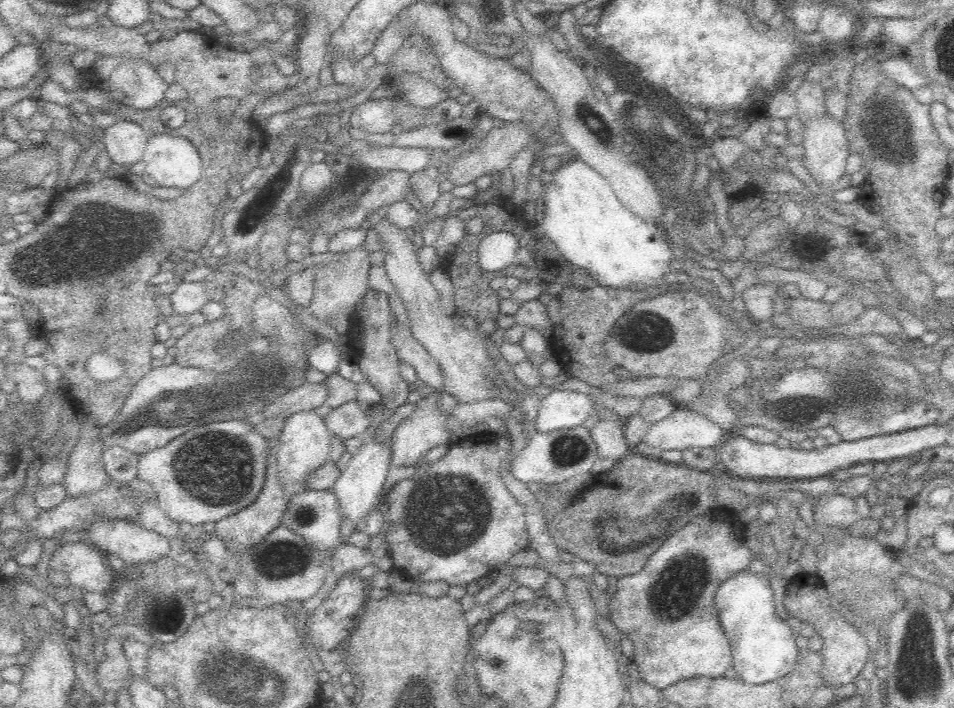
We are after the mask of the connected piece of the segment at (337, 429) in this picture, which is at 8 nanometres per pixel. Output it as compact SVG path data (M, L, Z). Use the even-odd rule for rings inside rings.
M356 399L331 409L323 420L327 430L342 441L358 437L371 424L370 417L360 410Z

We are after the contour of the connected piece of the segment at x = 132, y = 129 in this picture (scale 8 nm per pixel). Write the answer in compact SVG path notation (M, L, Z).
M116 121L103 130L103 152L119 165L130 166L141 160L149 134L132 121Z

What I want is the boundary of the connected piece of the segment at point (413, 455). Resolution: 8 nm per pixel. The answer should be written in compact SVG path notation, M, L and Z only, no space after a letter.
M436 391L428 397L422 397L417 403L414 412L406 418L393 433L391 440L392 457L391 467L402 469L403 467L418 466L423 461L424 456L433 448L450 444L451 433L448 430L448 414L440 409L441 394Z

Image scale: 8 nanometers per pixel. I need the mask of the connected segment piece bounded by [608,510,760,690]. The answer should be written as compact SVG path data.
M713 512L696 516L682 528L673 532L649 556L642 571L618 579L617 589L609 600L608 620L618 628L618 632L632 640L634 649L629 663L636 665L640 680L664 690L679 680L694 676L724 676L730 668L730 642L722 632L718 610L714 606L714 596L720 584L746 571L756 558L759 543L748 541L744 535L746 519L736 518L734 512L726 516Z

